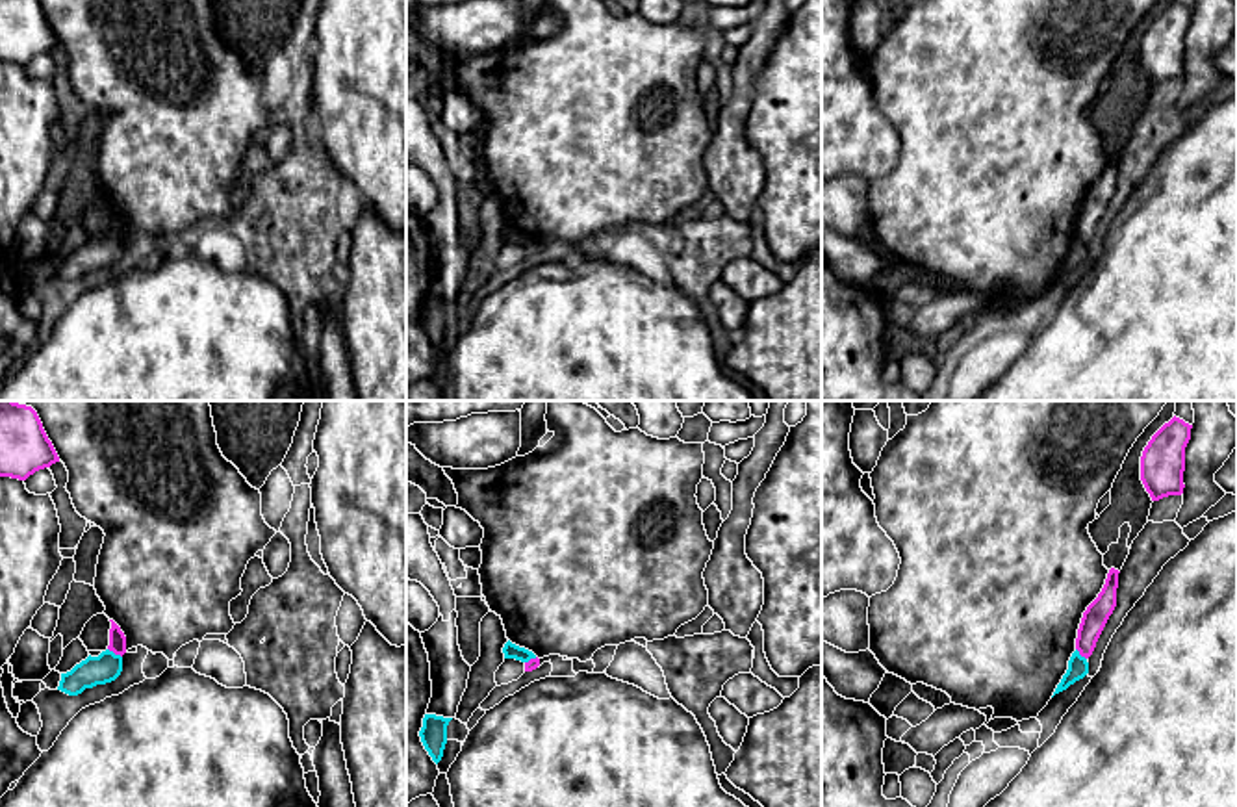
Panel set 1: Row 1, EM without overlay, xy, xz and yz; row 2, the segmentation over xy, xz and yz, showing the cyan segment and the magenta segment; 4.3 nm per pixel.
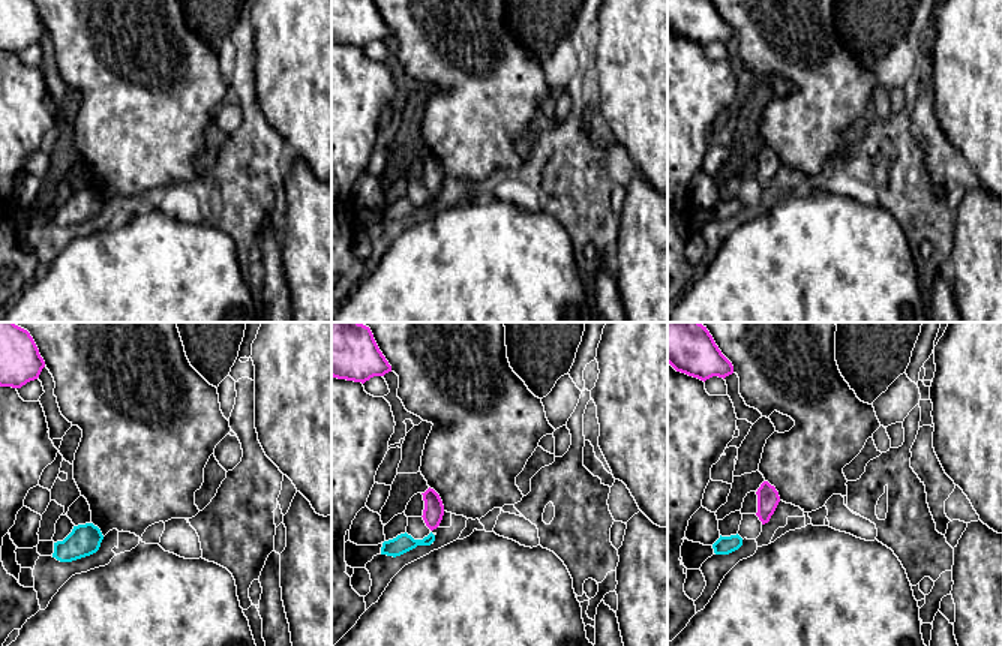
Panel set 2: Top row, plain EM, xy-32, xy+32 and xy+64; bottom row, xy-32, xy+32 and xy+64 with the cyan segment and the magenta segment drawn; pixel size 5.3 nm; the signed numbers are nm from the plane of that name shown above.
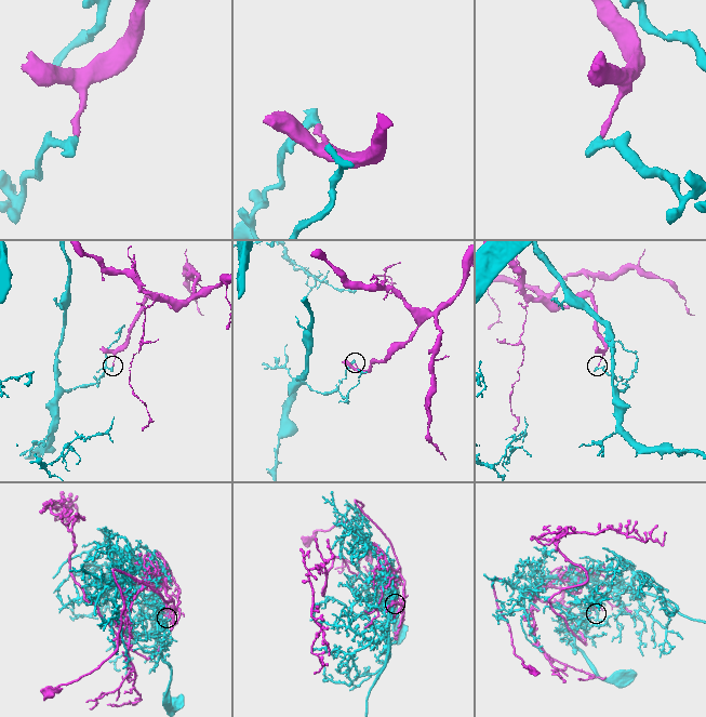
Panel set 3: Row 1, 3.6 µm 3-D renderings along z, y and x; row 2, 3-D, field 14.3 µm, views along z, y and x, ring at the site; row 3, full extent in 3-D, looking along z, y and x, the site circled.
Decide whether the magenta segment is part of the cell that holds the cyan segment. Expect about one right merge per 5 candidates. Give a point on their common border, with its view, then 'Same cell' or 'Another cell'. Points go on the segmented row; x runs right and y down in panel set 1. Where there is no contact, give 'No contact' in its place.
Touches cyan at xy (114, 653). Another cell

